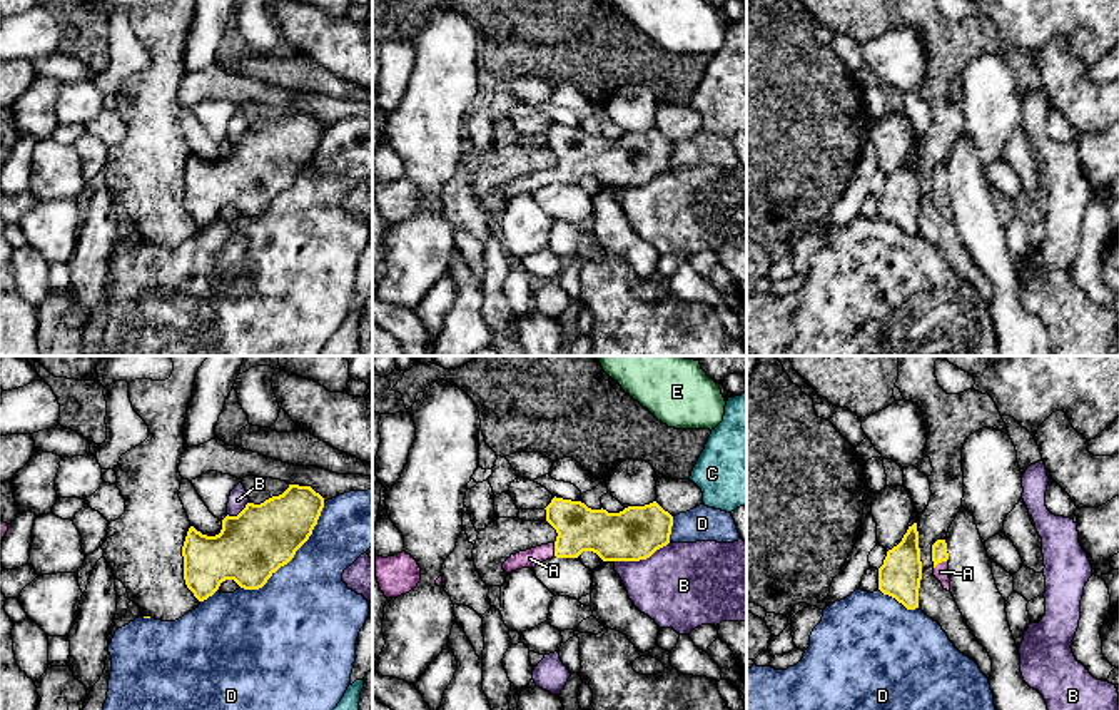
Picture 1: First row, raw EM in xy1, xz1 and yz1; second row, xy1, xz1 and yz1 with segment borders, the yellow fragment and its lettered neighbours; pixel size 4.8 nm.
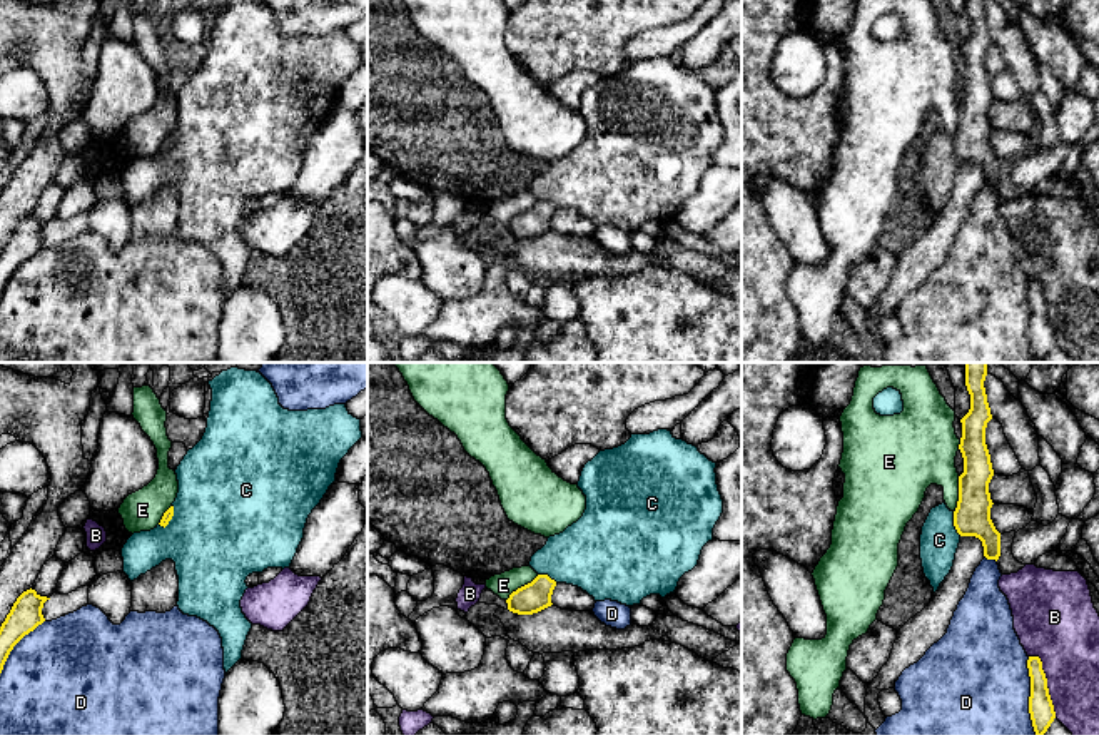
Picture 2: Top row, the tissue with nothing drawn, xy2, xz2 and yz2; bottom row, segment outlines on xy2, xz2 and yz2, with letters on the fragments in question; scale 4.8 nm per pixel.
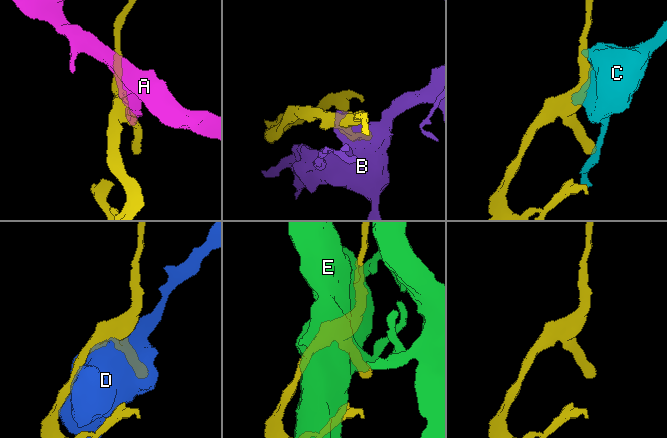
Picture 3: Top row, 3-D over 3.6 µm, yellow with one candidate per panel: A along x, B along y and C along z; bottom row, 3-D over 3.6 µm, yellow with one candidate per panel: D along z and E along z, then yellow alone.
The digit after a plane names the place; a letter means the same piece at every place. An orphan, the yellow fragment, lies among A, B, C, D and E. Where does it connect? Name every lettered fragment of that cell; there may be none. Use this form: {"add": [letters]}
{"add": ["A"]}

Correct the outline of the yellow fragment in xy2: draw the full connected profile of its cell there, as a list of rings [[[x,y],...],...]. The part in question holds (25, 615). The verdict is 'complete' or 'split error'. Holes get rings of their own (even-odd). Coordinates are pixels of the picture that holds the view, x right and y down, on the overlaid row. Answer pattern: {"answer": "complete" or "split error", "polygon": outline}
{"answer": "complete", "polygon": [[[35,590],[23,591],[0,626],[0,673],[13,646],[45,621],[43,603],[50,600]]]}

